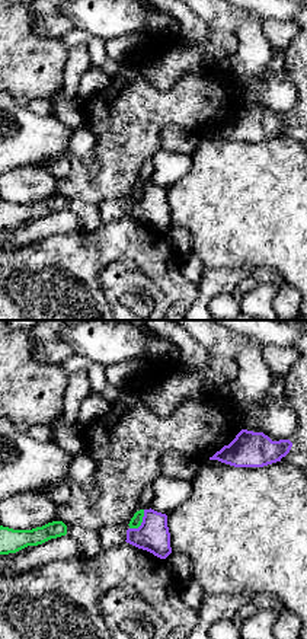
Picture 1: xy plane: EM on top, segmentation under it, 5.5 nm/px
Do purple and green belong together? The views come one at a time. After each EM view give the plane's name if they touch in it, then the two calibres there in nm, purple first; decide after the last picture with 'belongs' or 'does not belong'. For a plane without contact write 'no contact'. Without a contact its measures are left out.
xy | 180/70 nm

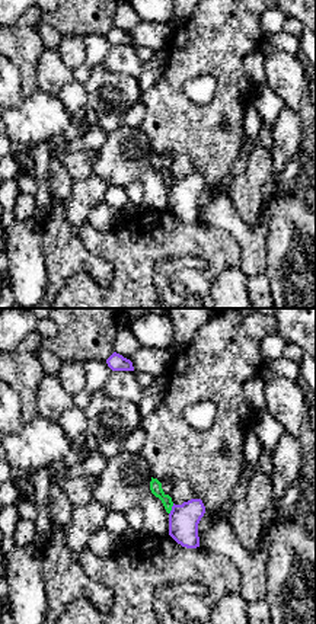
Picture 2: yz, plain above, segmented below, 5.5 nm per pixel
yz | 170/70 nm

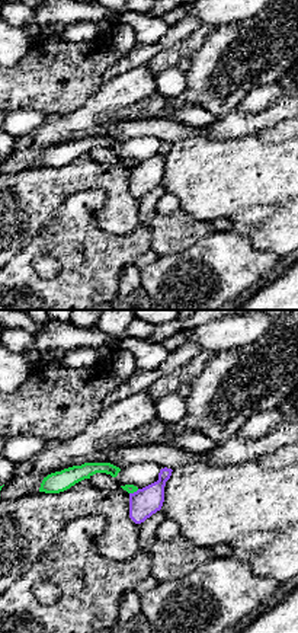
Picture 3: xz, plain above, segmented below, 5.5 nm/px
xz | 160/50 nm

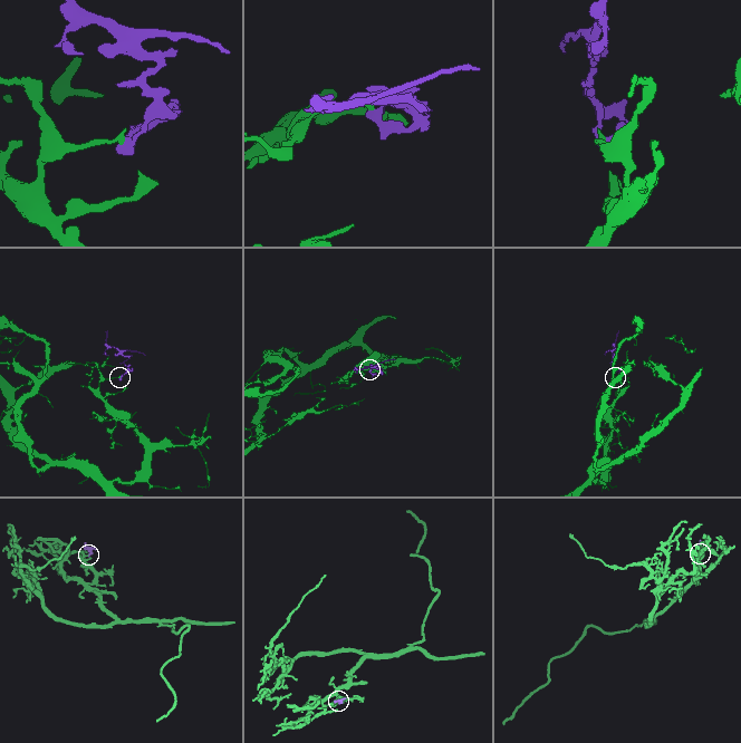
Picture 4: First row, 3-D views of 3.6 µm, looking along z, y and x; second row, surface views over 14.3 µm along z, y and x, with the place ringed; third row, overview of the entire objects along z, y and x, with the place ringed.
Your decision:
does not belong

